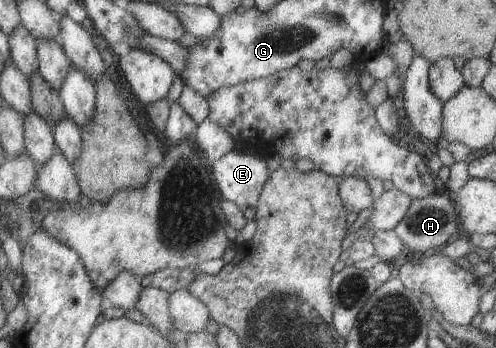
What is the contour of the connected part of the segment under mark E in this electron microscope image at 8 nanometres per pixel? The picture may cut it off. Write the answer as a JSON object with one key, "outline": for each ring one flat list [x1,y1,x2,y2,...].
{"outline":[[234,148,223,154,221,158,212,161,208,167,221,199,231,201,238,206,238,210,241,211,246,221,253,220,259,193,269,174,264,156,255,151,243,154,240,149]]}

